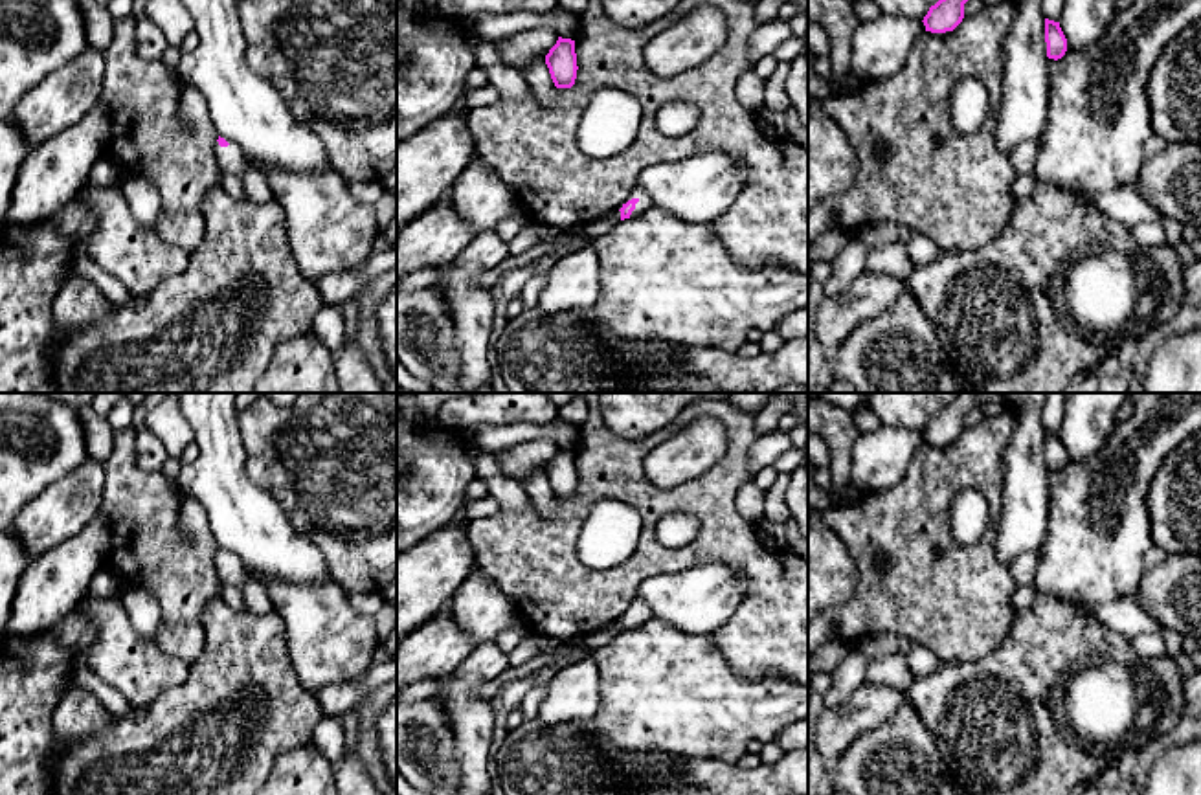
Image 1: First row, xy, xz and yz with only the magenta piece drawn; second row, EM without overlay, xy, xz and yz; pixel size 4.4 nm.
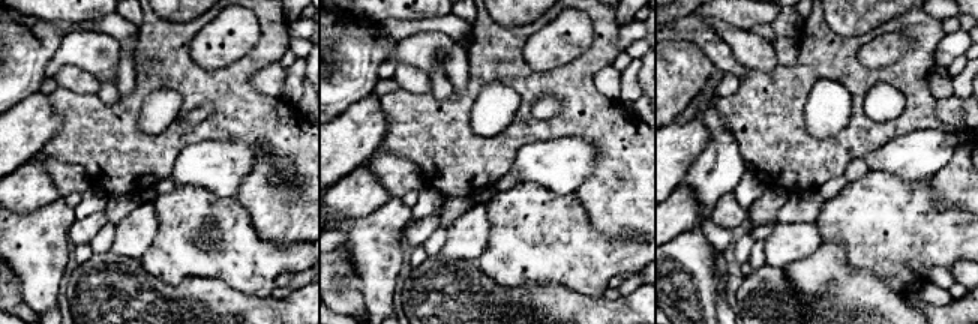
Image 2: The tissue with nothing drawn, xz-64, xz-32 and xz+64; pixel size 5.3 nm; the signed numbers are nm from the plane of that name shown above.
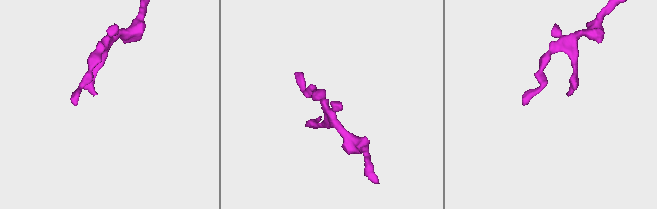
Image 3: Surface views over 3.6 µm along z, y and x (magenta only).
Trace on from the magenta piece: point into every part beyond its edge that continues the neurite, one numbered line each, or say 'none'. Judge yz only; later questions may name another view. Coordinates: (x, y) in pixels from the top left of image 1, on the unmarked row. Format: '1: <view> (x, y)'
none

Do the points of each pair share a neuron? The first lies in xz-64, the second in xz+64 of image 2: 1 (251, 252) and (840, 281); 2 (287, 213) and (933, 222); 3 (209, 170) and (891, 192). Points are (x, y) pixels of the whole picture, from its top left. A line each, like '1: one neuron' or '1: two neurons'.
1: two neurons
2: two neurons
3: two neurons

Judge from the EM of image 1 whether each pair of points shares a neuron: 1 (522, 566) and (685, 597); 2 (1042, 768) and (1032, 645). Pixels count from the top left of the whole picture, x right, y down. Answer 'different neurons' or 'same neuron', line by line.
1: different neurons
2: same neuron

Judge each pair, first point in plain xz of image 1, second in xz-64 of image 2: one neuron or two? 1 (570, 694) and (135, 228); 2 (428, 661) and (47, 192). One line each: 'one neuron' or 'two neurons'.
1: one neuron
2: one neuron

